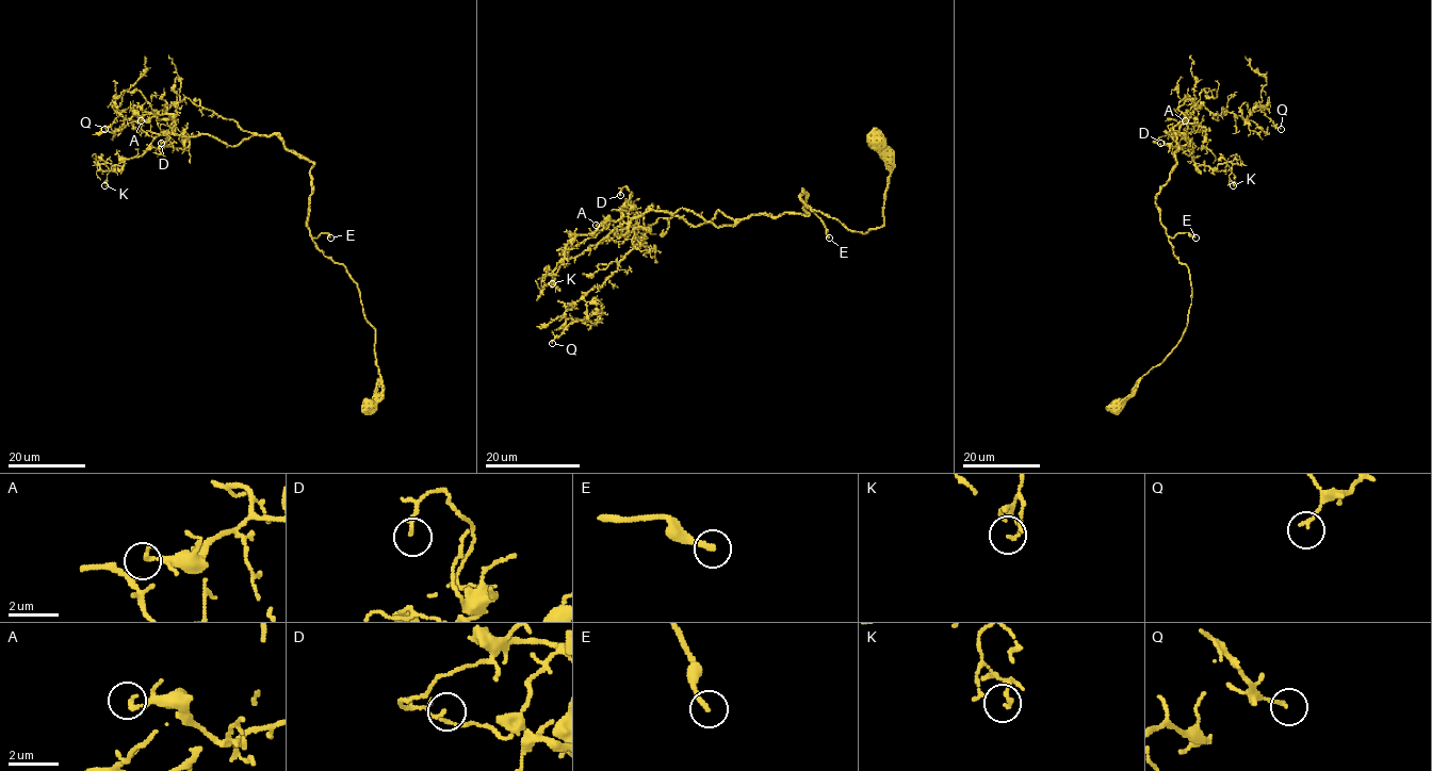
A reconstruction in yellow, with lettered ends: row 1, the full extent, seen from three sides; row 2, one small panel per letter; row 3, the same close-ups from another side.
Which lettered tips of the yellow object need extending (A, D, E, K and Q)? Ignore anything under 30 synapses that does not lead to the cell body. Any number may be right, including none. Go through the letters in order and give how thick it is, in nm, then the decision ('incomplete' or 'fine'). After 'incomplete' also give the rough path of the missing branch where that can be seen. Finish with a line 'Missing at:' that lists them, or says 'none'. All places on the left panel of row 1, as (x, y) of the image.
A: 190 nm | fine
D: 90 nm | fine
E: 180 nm | incomplete | (330, 238), (282, 244), (272, 233), (256, 244), (218, 219), (240, 177), (237, 141)
K: 130 nm | fine
Q: 130 nm | fine
Missing at: E

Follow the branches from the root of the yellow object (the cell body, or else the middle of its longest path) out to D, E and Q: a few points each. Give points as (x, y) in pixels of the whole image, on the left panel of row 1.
D: (369, 404), (375, 329), (357, 283), (312, 240), (313, 164), (275, 134), (228, 146), (162, 132), (161, 143)
E: (369, 404), (380, 377), (375, 329), (365, 317), (357, 283), (312, 240), (323, 232), (330, 238)
Q: (369, 404), (375, 329), (357, 283), (312, 240), (313, 164), (186, 98), (160, 115), (116, 110), (104, 129)

